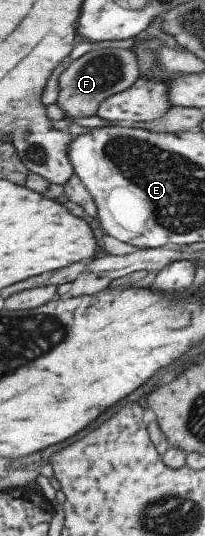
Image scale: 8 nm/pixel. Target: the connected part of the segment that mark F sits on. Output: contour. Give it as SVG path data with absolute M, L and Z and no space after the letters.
M92 48L77 60L68 61L67 67L58 77L59 93L55 103L65 116L91 117L95 115L99 102L125 91L139 75L136 53L123 48Z

